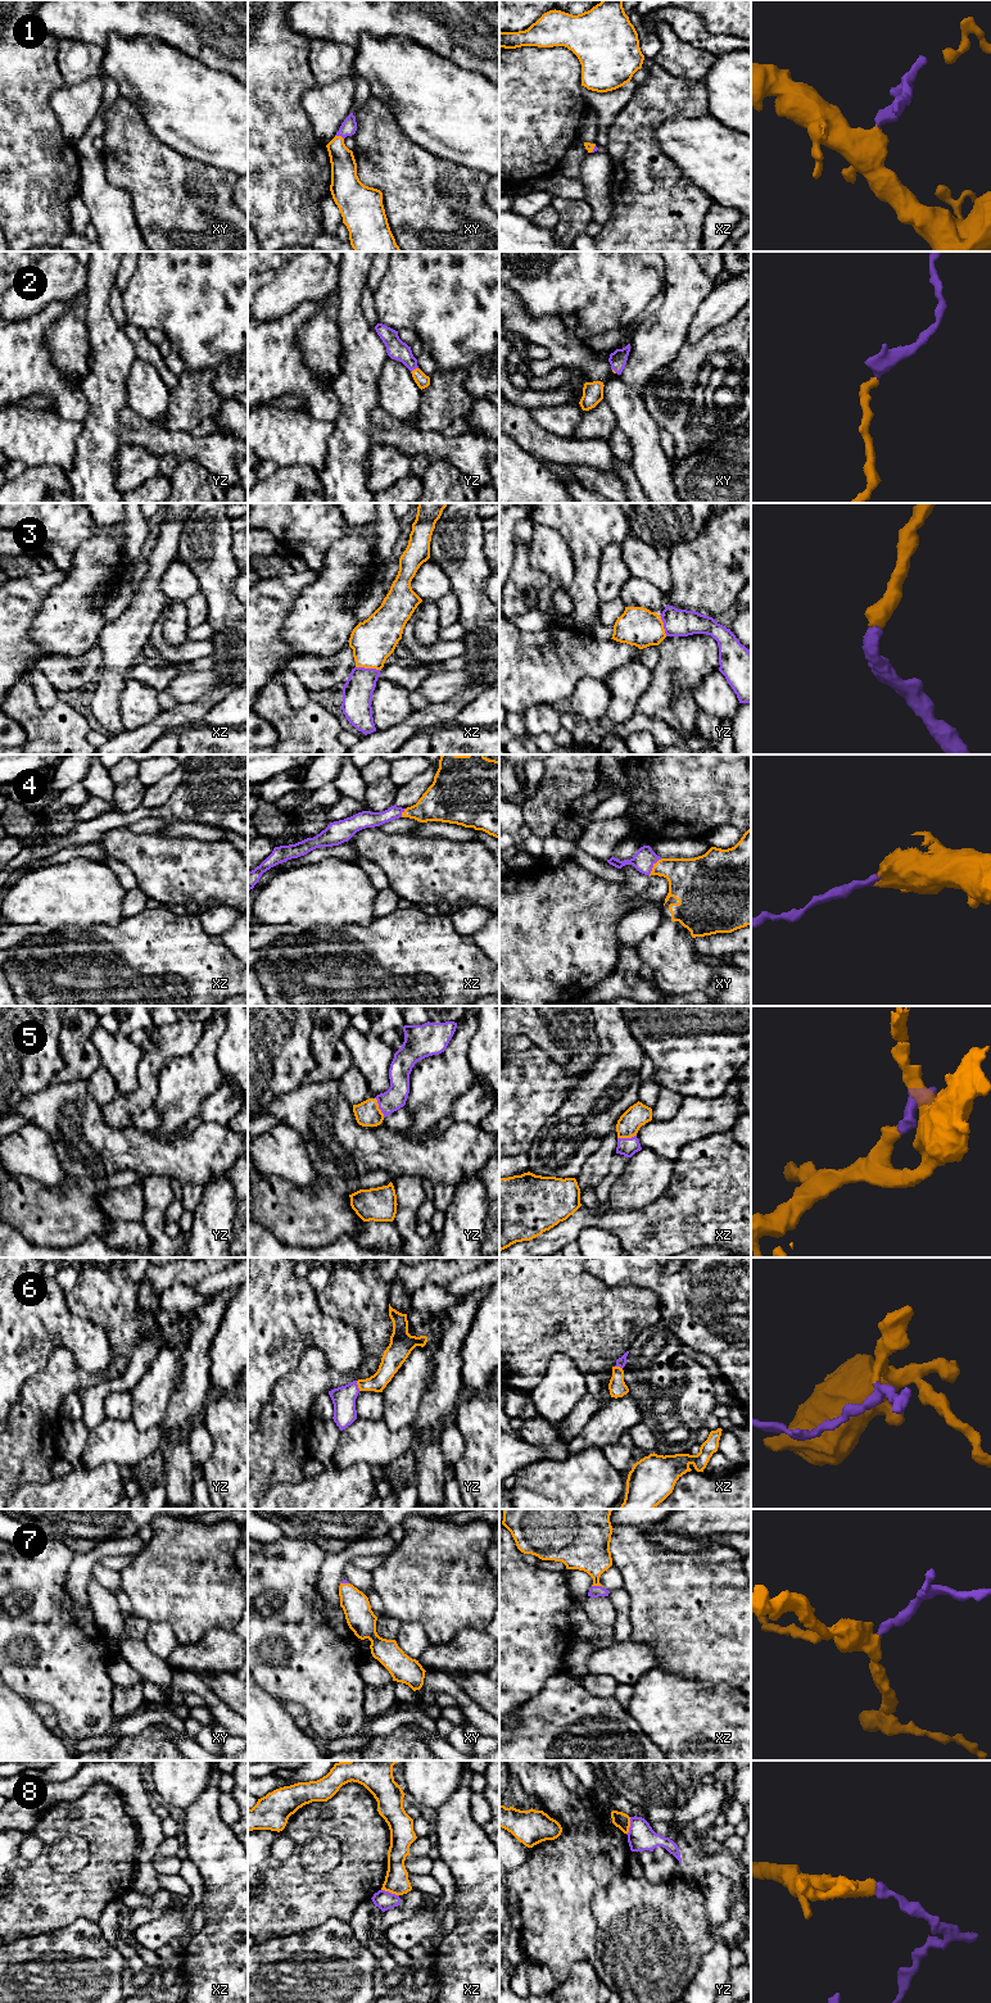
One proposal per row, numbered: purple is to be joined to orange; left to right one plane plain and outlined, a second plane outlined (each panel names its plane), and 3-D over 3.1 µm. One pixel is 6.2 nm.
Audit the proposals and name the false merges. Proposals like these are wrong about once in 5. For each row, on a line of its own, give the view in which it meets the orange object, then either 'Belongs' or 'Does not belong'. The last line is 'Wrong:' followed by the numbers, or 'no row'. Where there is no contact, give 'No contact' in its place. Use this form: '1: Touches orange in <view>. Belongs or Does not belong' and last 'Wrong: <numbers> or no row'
1: Touches orange in xy. Belongs
2: Touches orange in yz. Belongs
3: Touches orange in xz. Belongs
4: Touches orange in xy. Belongs
5: Touches orange in yz. Belongs
6: Touches orange in yz. Belongs
7: Touches orange in xz. Belongs
8: Touches orange in xz. Does not belong
Wrong: 8

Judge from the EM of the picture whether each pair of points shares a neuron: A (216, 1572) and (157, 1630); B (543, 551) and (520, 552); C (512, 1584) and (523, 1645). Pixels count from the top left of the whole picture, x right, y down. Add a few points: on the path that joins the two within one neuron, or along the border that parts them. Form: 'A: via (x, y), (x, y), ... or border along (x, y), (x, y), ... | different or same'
A: border along (150, 1621), (164, 1621), (180, 1644) | different
B: border along (529, 545), (529, 561), (547, 576) | different
C: via (512, 1599), (512, 1630) | same

